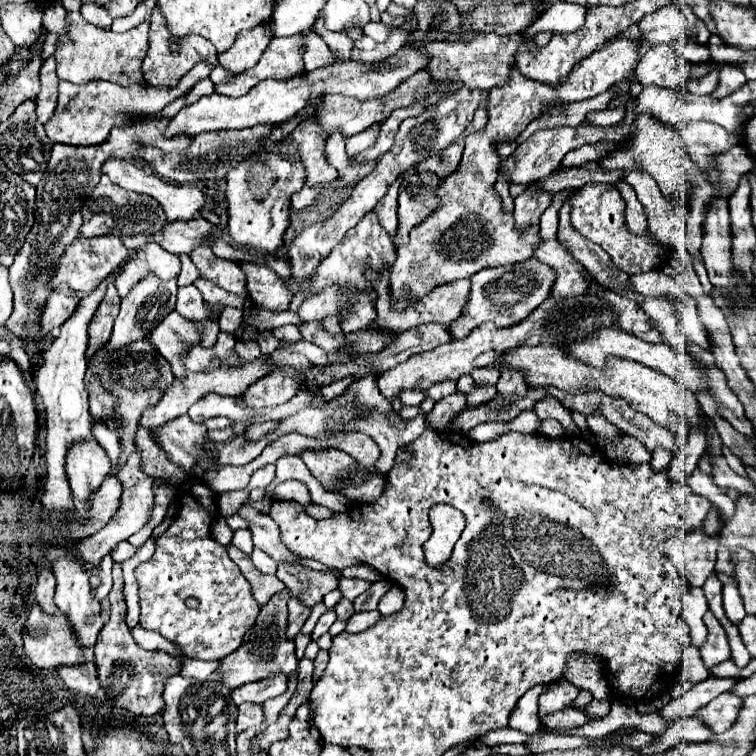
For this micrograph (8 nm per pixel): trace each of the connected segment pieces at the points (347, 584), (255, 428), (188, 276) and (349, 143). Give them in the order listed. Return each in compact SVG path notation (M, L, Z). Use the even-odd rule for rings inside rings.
M338 577L338 589L340 593L348 599L348 601L354 601L360 593L364 593L366 589L370 587L368 581L362 581L362 579L346 579L346 577Z
M266 421L263 423L254 423L250 425L246 430L246 441L256 441L268 434L272 430L276 429L279 425L278 421Z
M182 253L182 255L180 255L180 261L182 261L182 271L180 271L178 283L180 283L180 285L190 285L190 283L194 283L194 281L198 279L198 269L196 269L196 265L192 263L190 255Z
M370 127L368 131L362 131L360 135L354 135L354 137L346 137L346 153L352 157L368 147L374 145L376 137L378 137L378 129L380 127Z

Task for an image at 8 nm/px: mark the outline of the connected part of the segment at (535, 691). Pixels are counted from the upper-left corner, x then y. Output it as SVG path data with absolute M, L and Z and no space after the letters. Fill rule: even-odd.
M532 687L530 691L524 693L524 697L518 699L514 711L510 713L510 727L518 729L522 733L536 733L540 729L538 721L538 697L544 693L546 687Z

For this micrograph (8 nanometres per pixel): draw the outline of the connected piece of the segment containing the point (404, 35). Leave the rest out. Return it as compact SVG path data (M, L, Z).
M416 19L406 21L404 25L400 25L396 31L390 33L390 37L384 43L376 43L374 39L362 35L360 41L354 43L354 51L352 51L352 59L354 61L384 61L388 57L392 57L408 39L408 35L418 27Z

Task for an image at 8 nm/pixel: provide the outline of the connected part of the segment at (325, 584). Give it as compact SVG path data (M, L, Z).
M278 563L276 577L286 585L290 597L298 599L306 607L314 607L322 597L336 589L336 573L322 573L306 567L288 567Z

